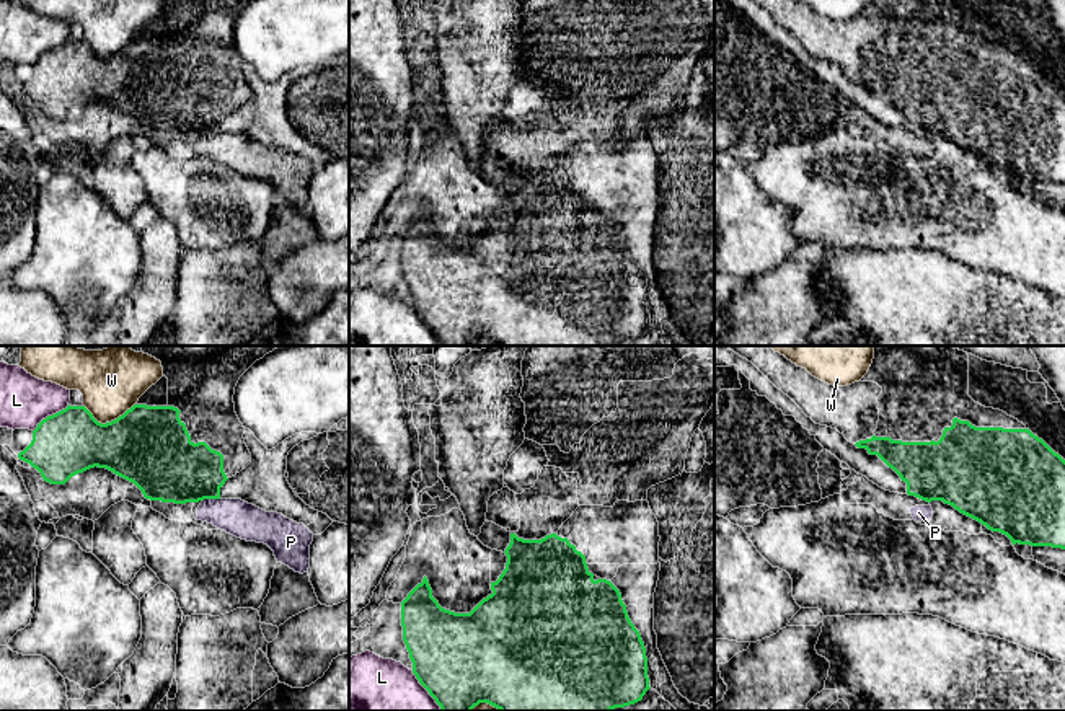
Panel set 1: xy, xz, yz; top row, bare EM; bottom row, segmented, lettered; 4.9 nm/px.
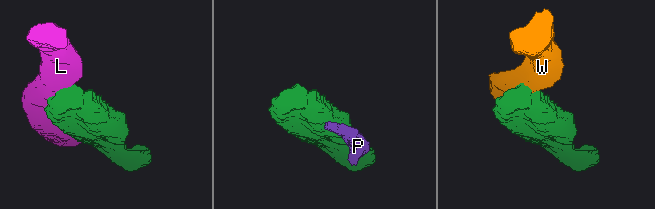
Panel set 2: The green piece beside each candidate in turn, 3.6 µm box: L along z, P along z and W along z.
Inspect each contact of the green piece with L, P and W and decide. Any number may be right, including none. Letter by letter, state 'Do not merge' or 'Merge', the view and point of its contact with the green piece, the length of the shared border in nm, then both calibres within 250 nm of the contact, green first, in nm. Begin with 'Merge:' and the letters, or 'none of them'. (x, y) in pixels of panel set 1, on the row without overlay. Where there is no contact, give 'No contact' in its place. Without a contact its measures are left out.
Merge: none of them
L: Do not merge. Touches green at xy (49, 51). Shared border 220 nm. Thickness 320 nm (green) against 260 nm
P: Do not merge. Touches green at xy (211, 132). Shared border 90 nm. Thickness 340 nm (green) against 180 nm
W: Do not merge. Touches green at xy (108, 57). Shared border 260 nm. Thickness 400 nm (green) against 260 nm

